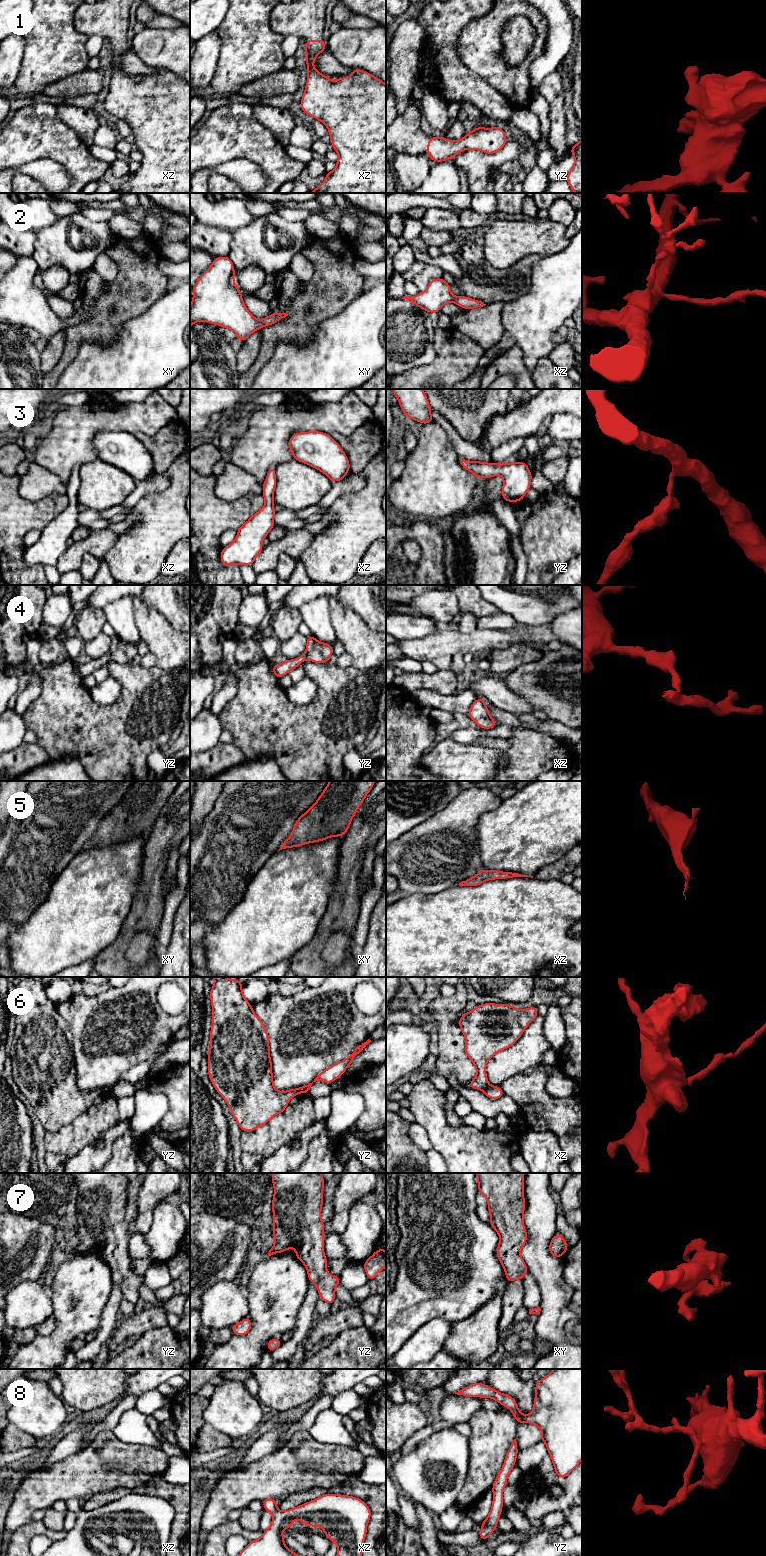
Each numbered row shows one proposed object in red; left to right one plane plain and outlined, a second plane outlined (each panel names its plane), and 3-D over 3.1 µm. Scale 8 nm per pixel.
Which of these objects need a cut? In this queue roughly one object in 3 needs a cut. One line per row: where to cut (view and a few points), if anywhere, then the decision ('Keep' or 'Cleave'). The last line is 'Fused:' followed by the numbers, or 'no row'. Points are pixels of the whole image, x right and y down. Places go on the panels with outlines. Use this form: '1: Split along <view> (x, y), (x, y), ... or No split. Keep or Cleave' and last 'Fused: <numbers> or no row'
1: No split. Keep
2: No split. Keep
3: No split. Keep
4: Split along yz (304, 654), (307, 658). Cleave
5: No split. Keep
6: Split along xz (488, 1084), (483, 1090). Cleave
7: No split. Keep
8: No split. Keep
Fused: 4, 6

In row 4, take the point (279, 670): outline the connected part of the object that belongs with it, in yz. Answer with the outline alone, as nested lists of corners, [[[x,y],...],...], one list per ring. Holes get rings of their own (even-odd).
[[[302,654],[293,660],[286,660],[280,664],[272,666],[272,672],[275,674],[276,678],[279,679],[289,673],[291,670],[297,668],[306,659],[306,655]]]

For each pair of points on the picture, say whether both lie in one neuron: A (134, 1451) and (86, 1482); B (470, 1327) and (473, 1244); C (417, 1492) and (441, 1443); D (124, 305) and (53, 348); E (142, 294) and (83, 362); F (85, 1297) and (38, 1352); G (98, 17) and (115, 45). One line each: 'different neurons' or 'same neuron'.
A: same neuron
B: different neurons
C: same neuron
D: different neurons
E: different neurons
F: same neuron
G: same neuron

